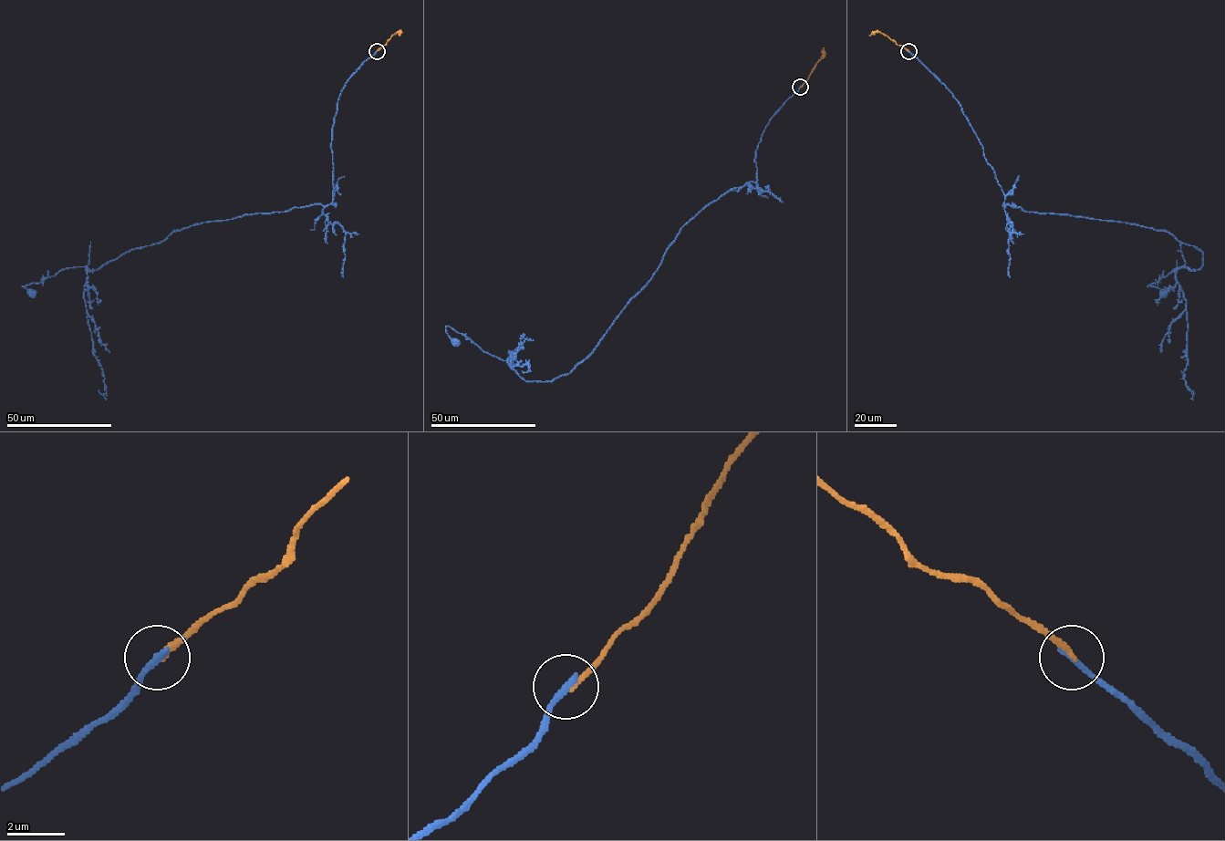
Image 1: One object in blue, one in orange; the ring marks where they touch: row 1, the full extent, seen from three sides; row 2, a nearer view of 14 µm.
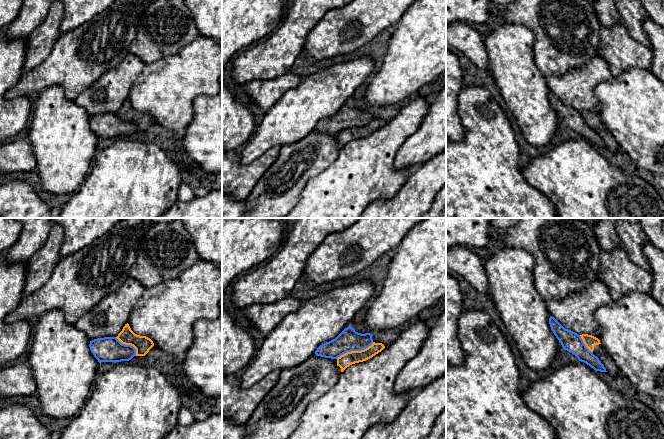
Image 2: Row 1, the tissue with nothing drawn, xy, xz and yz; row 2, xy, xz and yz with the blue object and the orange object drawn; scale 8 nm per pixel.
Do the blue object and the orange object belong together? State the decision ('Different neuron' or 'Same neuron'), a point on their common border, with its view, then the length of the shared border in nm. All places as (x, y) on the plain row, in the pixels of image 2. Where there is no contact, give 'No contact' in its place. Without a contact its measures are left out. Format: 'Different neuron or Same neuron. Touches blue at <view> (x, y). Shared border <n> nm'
Different neuron. Touches blue at xz (354, 126). Shared border 340 nm

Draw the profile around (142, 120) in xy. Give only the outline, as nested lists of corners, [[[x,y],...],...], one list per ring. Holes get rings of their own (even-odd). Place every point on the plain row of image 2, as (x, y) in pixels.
[[[128,99],[125,100],[116,114],[122,120],[133,122],[136,125],[136,132],[145,132],[154,122],[154,119],[150,114],[135,110]]]

